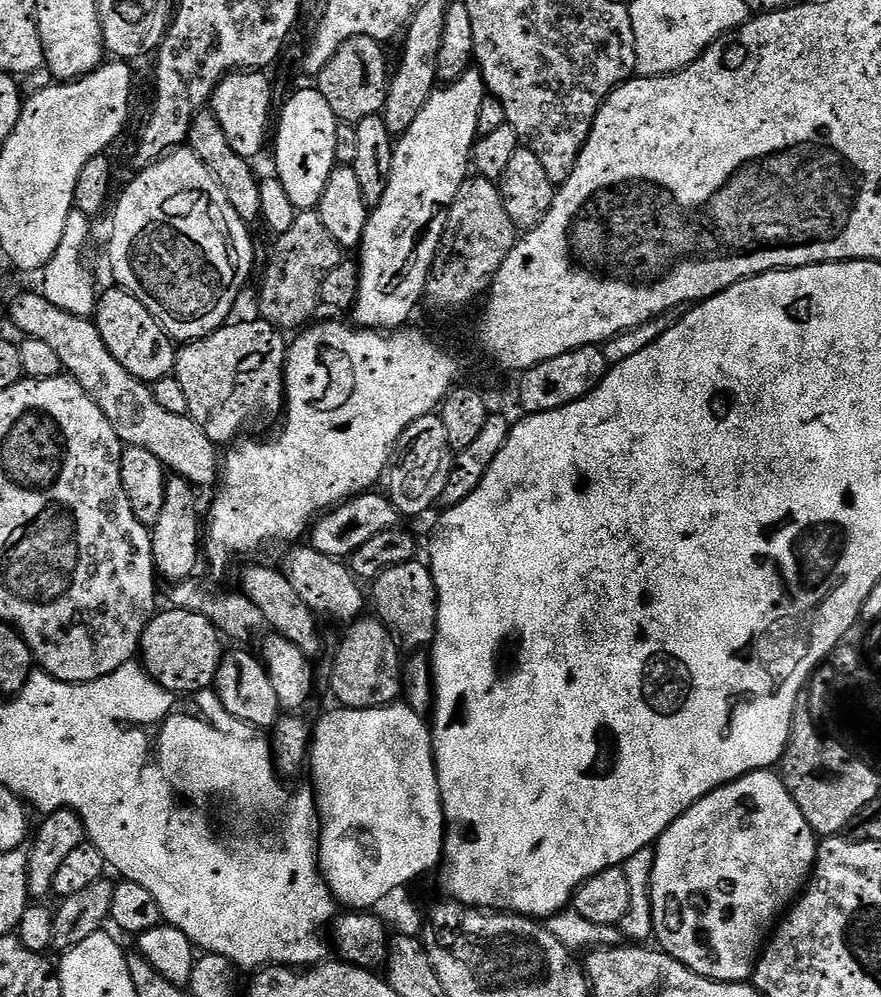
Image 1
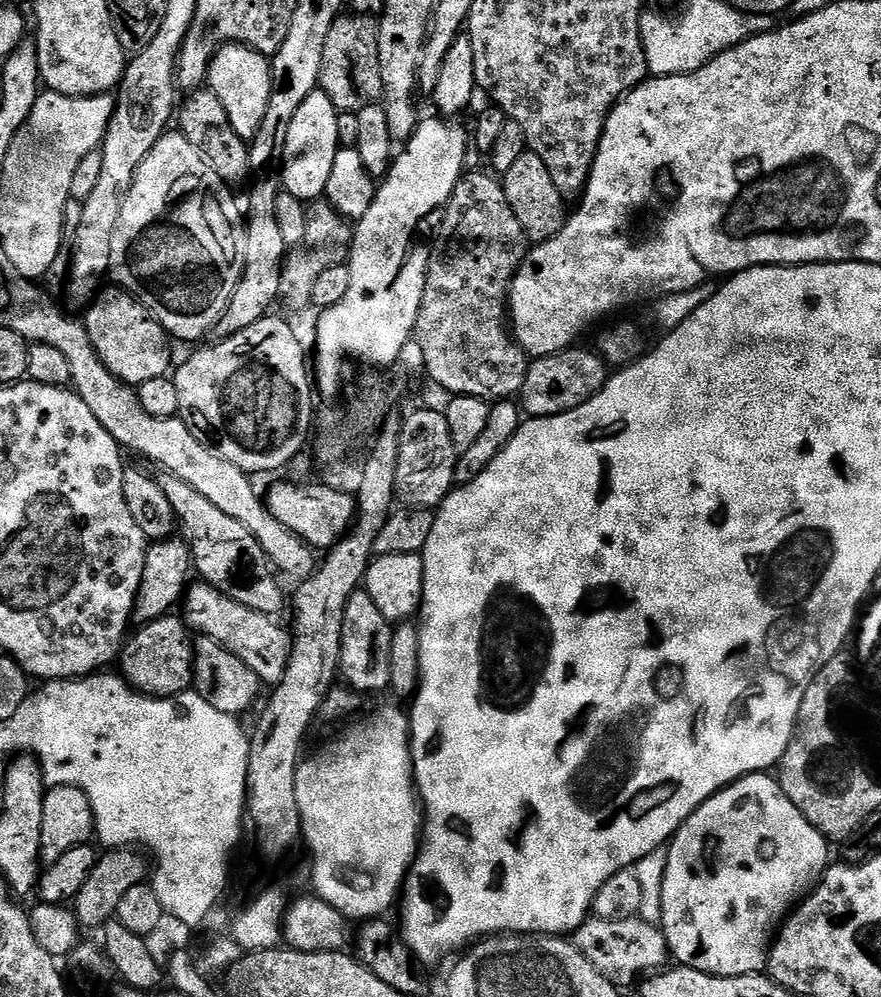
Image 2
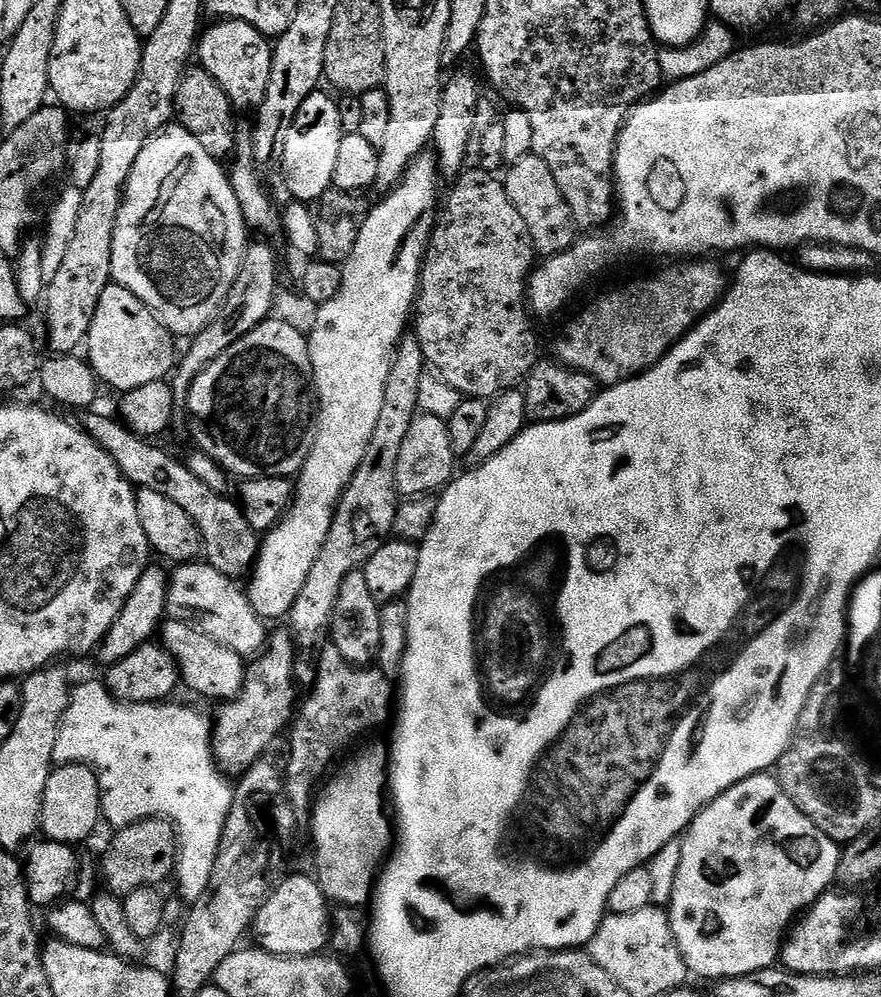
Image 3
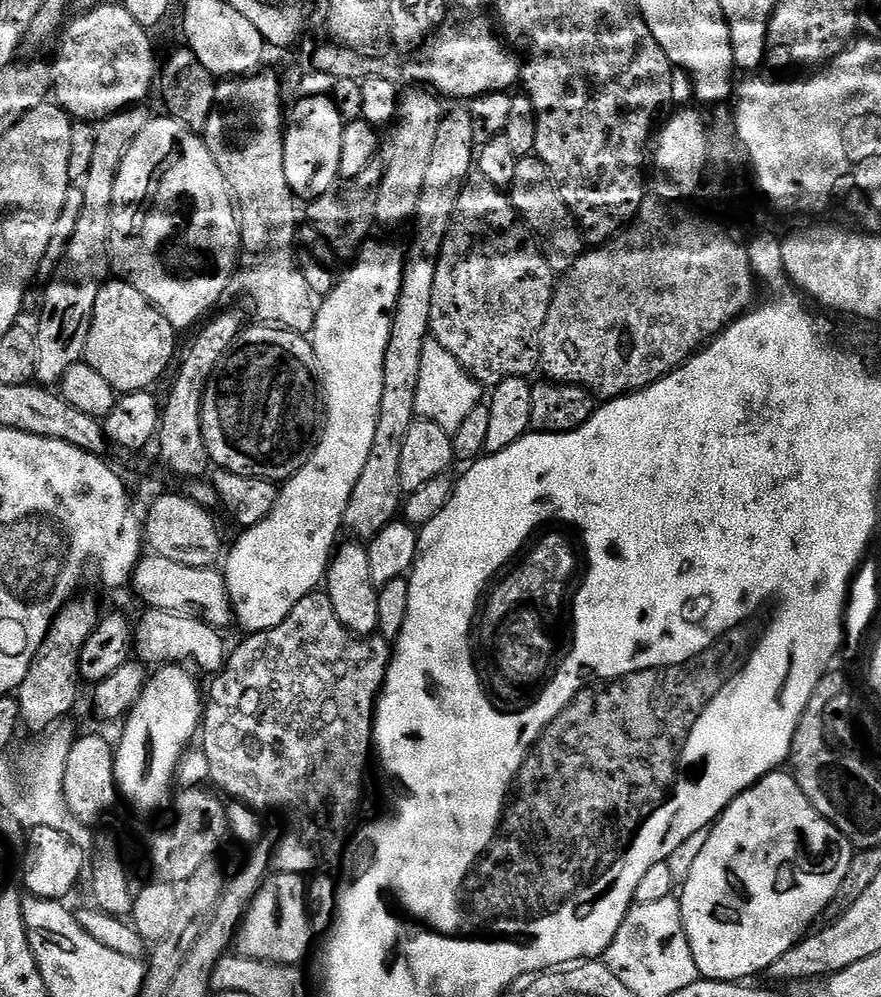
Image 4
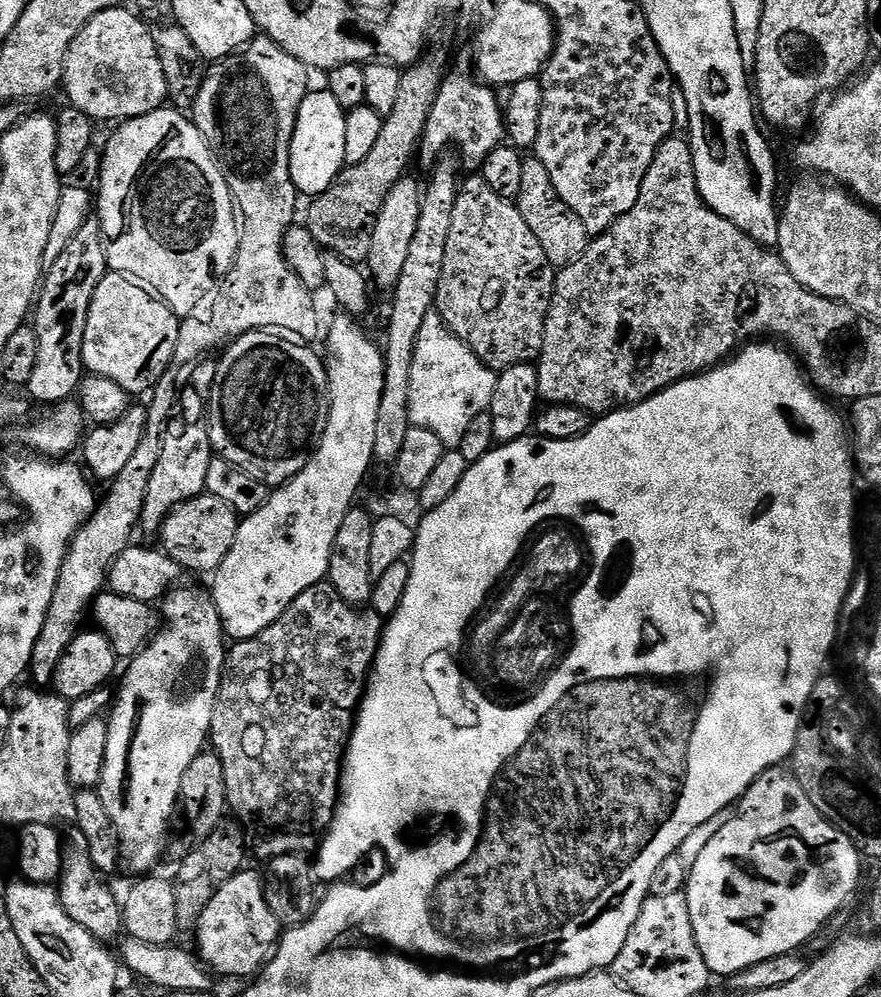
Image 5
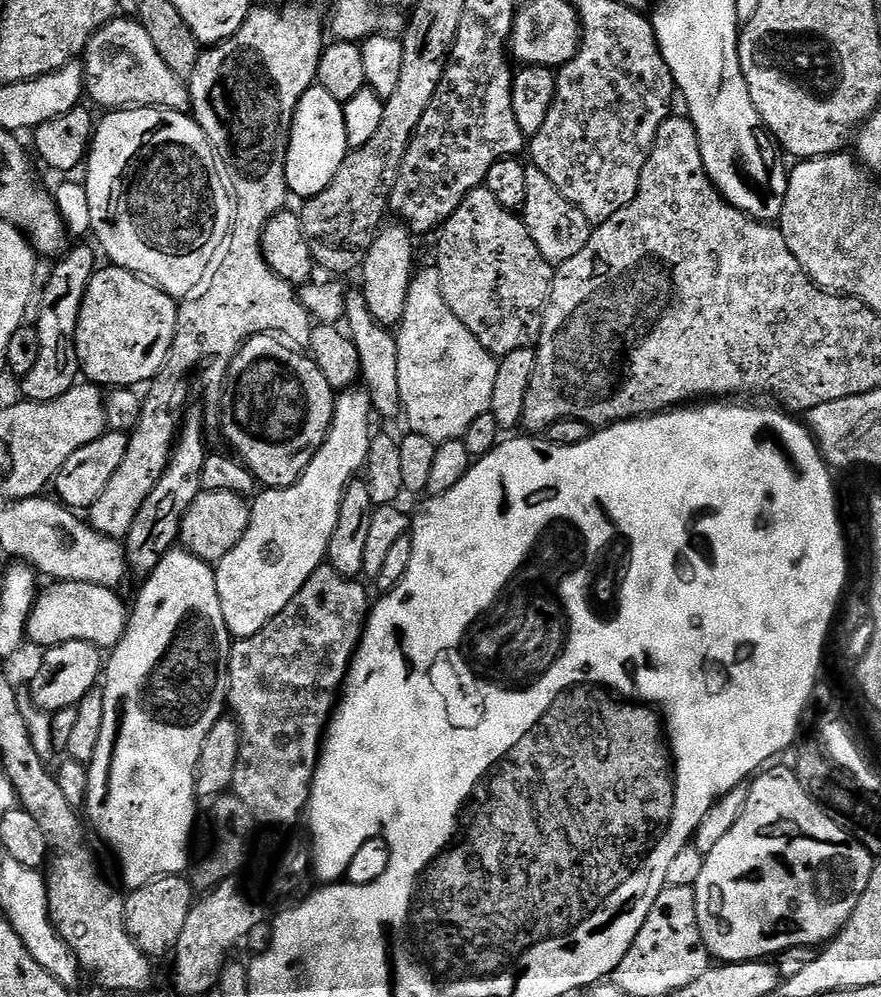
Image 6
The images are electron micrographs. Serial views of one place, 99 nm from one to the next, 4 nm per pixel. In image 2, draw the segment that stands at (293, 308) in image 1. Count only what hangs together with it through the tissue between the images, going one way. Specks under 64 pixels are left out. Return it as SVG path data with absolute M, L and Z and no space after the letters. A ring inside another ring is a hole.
M327 199L313 200L307 205L306 238L302 246L291 249L284 257L284 269L280 279L279 303L288 308L312 308L314 282L330 266L347 264L352 254L353 225Z

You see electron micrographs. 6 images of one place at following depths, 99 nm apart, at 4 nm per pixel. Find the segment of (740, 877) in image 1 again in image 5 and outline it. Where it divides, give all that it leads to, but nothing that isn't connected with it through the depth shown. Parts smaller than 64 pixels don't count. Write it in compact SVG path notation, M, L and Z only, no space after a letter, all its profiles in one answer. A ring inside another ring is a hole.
M777 766L763 772L740 797L738 807L729 815L726 826L722 826L722 830L718 830L718 834L714 834L714 838L710 838L706 850L702 850L702 854L698 854L696 861L690 865L686 885L690 922L694 926L694 938L698 942L698 950L702 950L702 958L706 962L709 973L713 977L727 978L758 962L766 962L766 958L774 958L783 952L796 952L803 949L804 943L822 925L826 924L832 915L841 911L847 905L844 903L855 894L856 887L860 884L860 860L862 861L862 854L854 846L854 842L850 842L850 838L846 838L846 834L842 834L842 830L833 826L820 813L818 806L814 806L814 802L810 802L810 798L806 798L806 790L802 790L802 786L796 781L796 777L792 775L791 771Z

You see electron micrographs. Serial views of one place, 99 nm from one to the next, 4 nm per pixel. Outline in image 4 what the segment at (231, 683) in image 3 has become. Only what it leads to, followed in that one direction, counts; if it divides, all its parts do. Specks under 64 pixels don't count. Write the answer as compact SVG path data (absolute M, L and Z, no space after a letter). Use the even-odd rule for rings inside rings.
M145 607L140 621L134 624L134 656L135 659L148 666L178 664L193 666L197 664L204 672L215 674L224 666L226 647L217 629L205 624L194 616L183 616L170 610L158 610Z

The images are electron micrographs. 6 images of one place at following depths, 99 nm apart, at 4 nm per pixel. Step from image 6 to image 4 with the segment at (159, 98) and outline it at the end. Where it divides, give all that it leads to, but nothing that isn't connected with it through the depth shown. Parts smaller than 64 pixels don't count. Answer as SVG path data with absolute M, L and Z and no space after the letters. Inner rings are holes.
M104 2L97 3L95 8L90 8L79 13L81 16L77 20L69 19L66 27L59 33L58 41L60 45L56 48L56 60L51 61L52 65L52 92L54 93L55 103L59 104L69 116L75 118L80 122L99 122L105 120L108 116L113 116L115 112L122 112L125 108L141 105L144 99L148 96L148 91L153 91L154 85L158 80L158 56L156 60L156 52L152 49L152 40L149 29L143 28L135 21L130 10L125 8L123 3L118 4L104 4Z

